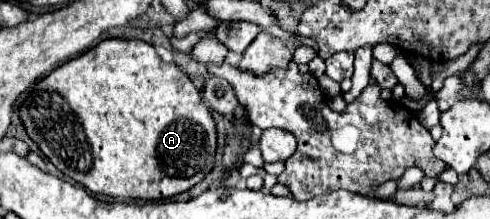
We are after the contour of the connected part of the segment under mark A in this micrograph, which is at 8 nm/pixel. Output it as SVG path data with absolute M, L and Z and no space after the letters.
M105 40L95 48L87 50L79 58L73 58L53 70L47 78L43 78L29 98L21 106L21 120L27 128L31 140L41 148L41 152L71 180L83 184L93 194L107 194L115 198L129 198L129 200L163 200L175 194L187 192L195 184L199 184L215 166L215 152L217 152L217 128L211 110L203 104L203 94L193 86L189 76L175 66L173 62L161 60L155 48L143 40Z

